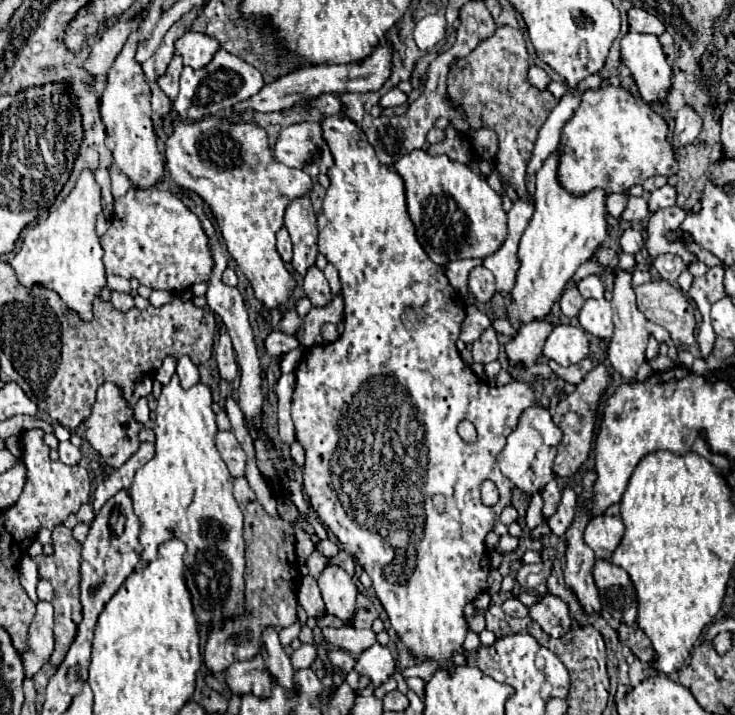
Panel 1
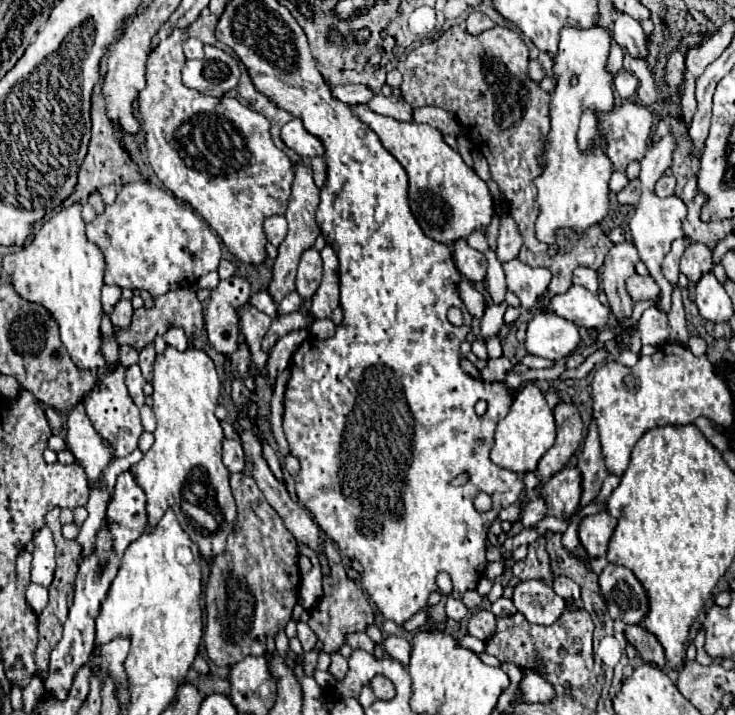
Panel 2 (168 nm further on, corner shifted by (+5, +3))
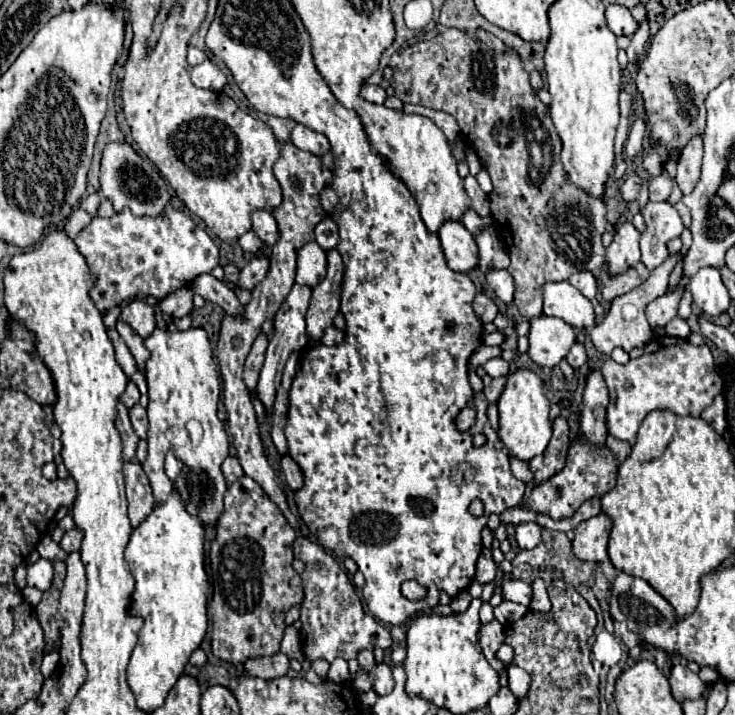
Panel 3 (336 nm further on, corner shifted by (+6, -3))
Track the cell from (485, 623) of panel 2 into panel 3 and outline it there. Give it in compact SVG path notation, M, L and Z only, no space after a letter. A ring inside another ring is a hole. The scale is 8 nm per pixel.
M489 621L489 623L483 623L481 629L479 629L479 643L481 643L481 649L483 649L483 655L489 659L489 663L501 671L505 665L501 661L495 659L495 651L499 649L499 645L503 643L505 635L503 635L503 627L499 621Z

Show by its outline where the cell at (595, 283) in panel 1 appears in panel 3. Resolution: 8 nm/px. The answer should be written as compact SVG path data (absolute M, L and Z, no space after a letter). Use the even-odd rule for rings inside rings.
M579 271L579 273L571 275L569 283L573 287L577 287L587 299L595 299L595 295L597 295L597 279L595 279L595 275L591 271Z

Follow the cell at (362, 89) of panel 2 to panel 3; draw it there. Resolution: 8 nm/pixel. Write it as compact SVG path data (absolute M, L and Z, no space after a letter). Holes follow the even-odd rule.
M363 85L363 89L361 89L361 97L363 97L365 101L383 105L383 101L387 99L387 93L385 93L385 89L379 87L379 85Z

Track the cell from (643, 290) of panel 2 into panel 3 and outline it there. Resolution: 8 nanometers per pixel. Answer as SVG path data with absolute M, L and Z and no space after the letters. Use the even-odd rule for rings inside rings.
M603 267L603 271L601 271L601 283L603 283L603 297L605 297L605 301L613 301L615 297L625 295L625 293L633 291L635 287L639 287L641 279L639 279L635 269L627 269L623 275L609 277L605 273L605 267Z

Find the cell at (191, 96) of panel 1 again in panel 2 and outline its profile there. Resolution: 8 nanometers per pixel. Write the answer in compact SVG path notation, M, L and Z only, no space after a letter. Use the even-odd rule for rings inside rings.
M206 45L204 59L186 61L182 69L182 83L190 89L210 93L212 97L222 97L230 89L236 89L240 67L232 55L226 51Z

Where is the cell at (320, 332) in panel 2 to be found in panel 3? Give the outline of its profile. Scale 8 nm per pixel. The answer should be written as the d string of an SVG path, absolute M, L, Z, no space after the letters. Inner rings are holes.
M333 325L327 327L325 333L323 333L323 337L321 337L321 343L323 345L337 345L341 341L343 341L343 331L337 329L337 327L333 327Z

